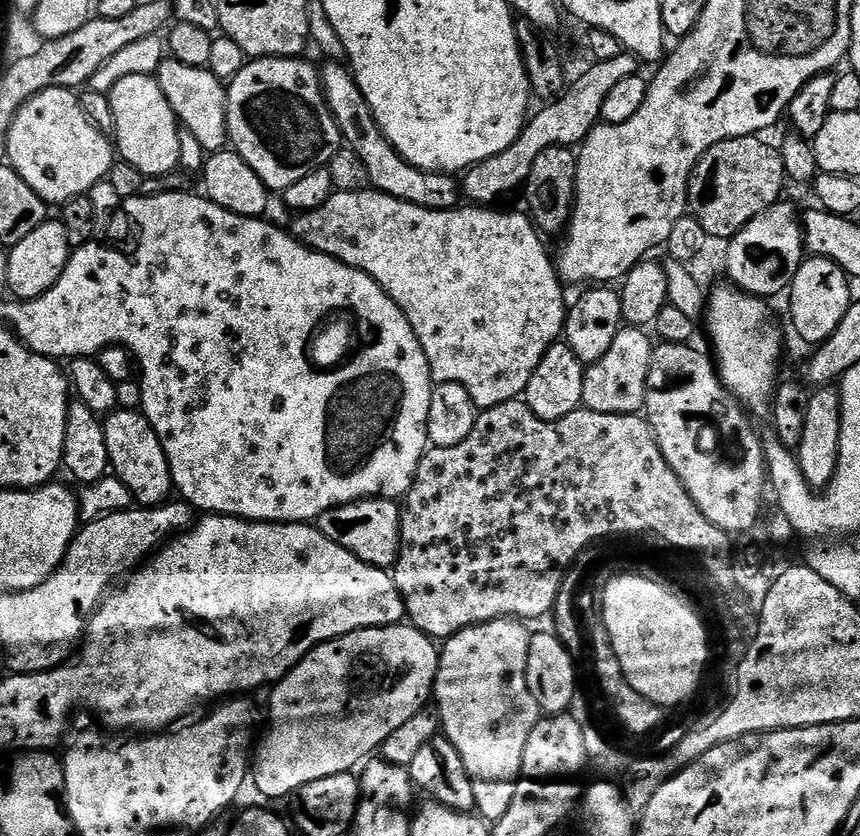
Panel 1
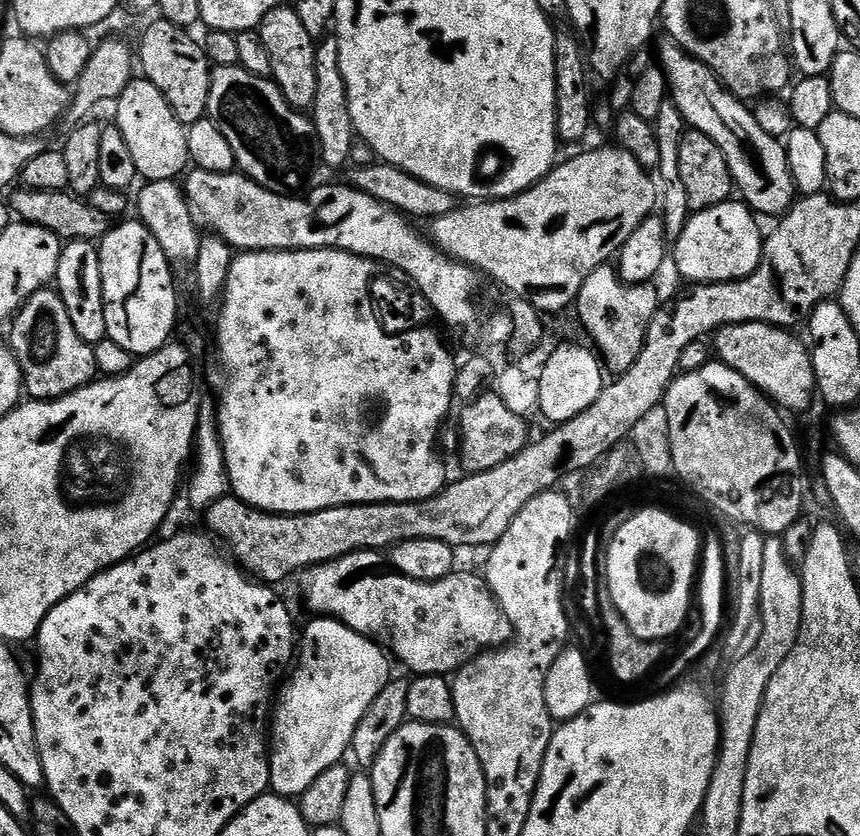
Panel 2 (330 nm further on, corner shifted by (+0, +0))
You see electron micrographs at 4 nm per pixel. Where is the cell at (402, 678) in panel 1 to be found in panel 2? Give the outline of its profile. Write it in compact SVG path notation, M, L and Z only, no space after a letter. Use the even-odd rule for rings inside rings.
M312 618L305 628L303 625L294 667L279 689L278 699L270 716L268 765L272 779L270 788L275 795L299 798L310 786L310 782L314 782L314 778L322 774L322 770L330 770L330 766L341 763L349 755L354 730L358 722L362 722L362 714L370 710L370 702L374 702L374 698L382 694L388 681L393 679L394 672L388 665L388 660L390 661L389 653L375 640L350 630L341 620Z

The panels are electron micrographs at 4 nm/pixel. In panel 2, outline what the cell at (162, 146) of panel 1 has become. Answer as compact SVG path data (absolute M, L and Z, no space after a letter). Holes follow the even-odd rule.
M133 78L126 86L126 90L122 90L120 99L115 101L114 108L116 108L114 124L122 130L126 146L130 146L137 177L145 181L176 180L179 172L183 173L189 167L186 125L176 117L174 110L170 110L158 86L143 78Z

